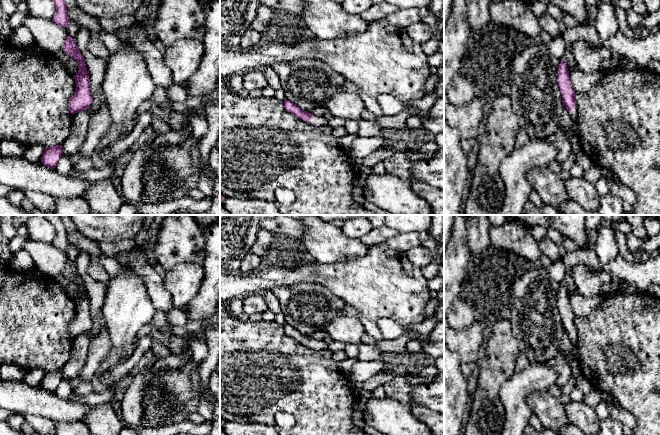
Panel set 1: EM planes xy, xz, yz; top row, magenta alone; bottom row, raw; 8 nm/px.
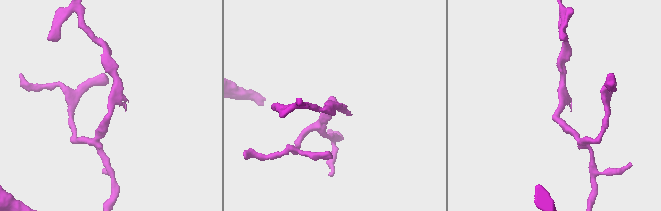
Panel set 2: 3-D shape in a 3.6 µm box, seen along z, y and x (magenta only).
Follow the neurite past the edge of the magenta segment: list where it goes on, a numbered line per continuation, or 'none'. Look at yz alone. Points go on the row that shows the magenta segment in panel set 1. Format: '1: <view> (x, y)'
1: yz (574, 115)

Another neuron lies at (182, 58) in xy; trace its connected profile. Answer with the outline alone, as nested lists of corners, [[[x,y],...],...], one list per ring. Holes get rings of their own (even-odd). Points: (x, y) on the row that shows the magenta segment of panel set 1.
[[[180,39],[166,47],[163,62],[176,83],[187,81],[197,70],[204,54],[202,40]]]

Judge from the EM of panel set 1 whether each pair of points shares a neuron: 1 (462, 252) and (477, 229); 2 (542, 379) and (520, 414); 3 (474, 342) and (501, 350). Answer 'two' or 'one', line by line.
1: two
2: one
3: two

